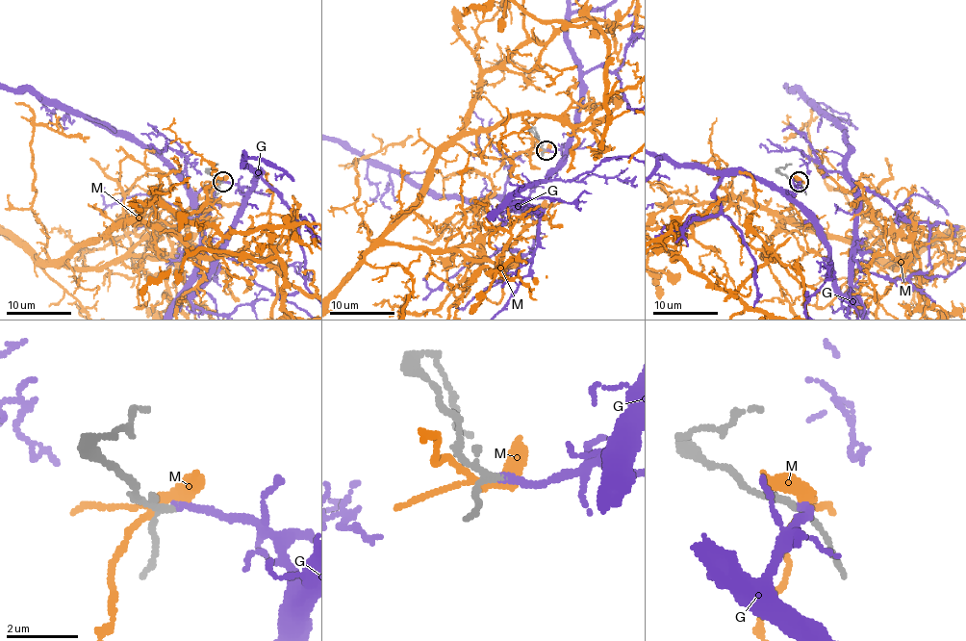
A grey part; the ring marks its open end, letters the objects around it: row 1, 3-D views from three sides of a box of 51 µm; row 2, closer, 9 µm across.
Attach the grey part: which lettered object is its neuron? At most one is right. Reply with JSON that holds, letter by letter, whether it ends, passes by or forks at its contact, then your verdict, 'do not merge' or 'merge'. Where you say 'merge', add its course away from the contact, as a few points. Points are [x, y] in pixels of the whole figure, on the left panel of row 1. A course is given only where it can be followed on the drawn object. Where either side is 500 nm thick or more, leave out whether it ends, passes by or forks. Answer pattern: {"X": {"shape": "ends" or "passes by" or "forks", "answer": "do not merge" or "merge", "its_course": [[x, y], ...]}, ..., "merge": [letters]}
{"G": {"shape": "ends", "answer": "merge"}, "M": {"shape": "forks", "answer": "do not merge"}, "merge": ["G"]}

